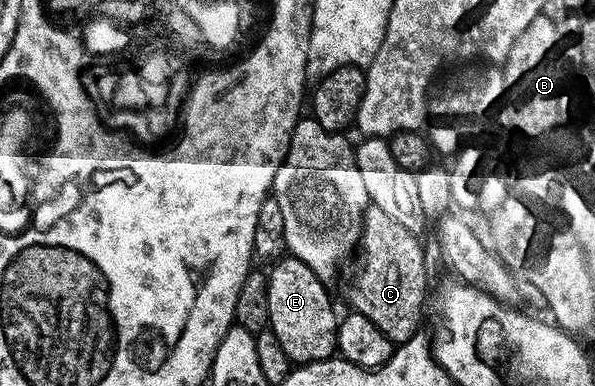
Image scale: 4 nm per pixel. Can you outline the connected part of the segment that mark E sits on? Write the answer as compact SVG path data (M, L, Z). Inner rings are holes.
M284 256L272 263L267 277L268 329L283 344L290 363L304 364L334 357L337 348L339 313L329 299L326 283L322 282L303 260Z

